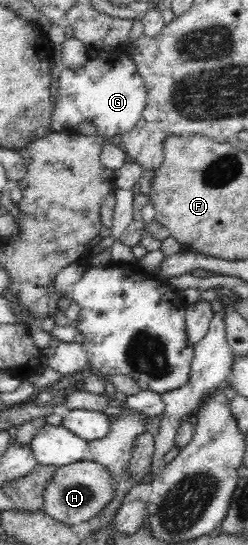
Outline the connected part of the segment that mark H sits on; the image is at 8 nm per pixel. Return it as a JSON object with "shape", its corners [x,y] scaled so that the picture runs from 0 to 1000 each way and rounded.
{"shape":[[[339,840],[278,853],[250,853],[185,890],[173,916],[173,938],[210,950],[286,967],[323,958],[359,956],[395,947],[440,925],[452,925],[464,892],[488,883],[411,851]]]}

